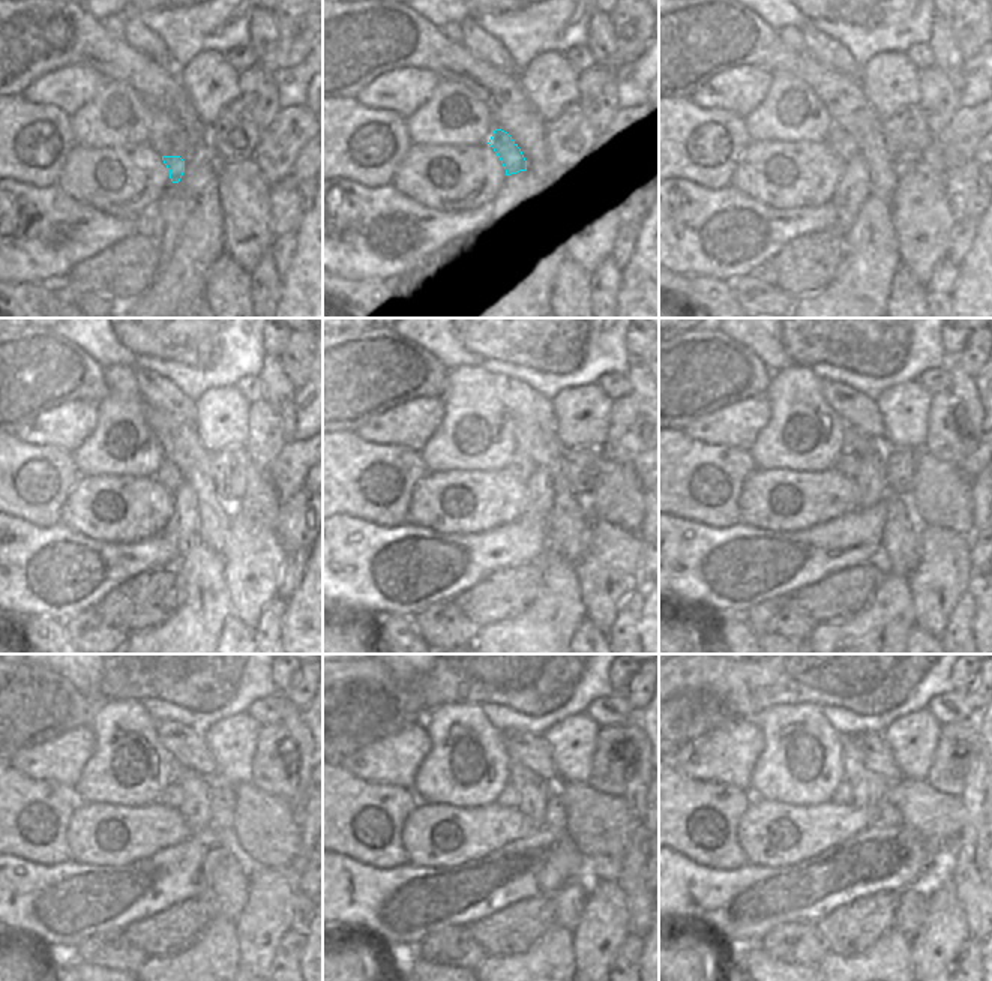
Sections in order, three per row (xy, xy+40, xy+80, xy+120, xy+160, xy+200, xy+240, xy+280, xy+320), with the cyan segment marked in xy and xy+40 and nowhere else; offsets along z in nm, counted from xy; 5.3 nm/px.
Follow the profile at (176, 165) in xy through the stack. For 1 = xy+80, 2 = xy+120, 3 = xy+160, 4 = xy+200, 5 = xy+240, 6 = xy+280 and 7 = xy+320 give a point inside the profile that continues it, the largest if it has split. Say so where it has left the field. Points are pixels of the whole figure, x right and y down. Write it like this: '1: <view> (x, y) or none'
1: xy+80 (841, 143)
2: xy+120 (168, 476)
3: xy+160 (520, 467)
4: xy+200 (847, 464)
5: xy+240 (173, 797)
6: xy+280 (508, 797)
7: xy+320 (842, 795)

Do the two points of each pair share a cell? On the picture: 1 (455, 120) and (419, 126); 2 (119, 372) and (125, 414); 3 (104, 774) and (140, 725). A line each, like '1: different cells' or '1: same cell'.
1: same cell
2: same cell
3: same cell

